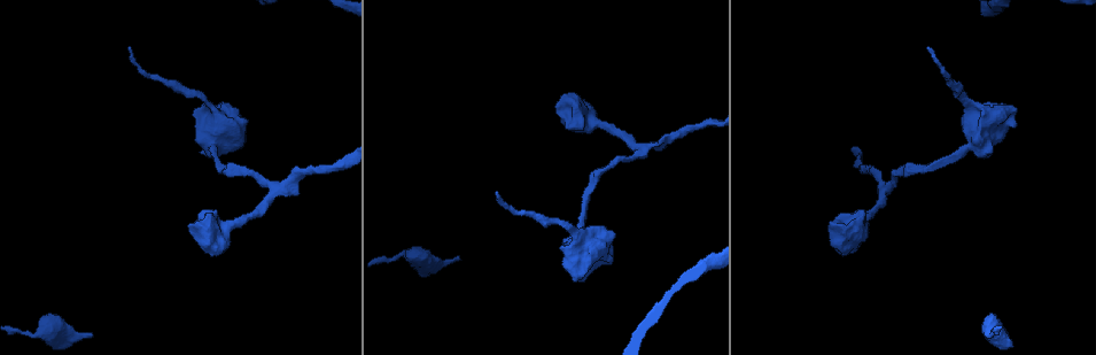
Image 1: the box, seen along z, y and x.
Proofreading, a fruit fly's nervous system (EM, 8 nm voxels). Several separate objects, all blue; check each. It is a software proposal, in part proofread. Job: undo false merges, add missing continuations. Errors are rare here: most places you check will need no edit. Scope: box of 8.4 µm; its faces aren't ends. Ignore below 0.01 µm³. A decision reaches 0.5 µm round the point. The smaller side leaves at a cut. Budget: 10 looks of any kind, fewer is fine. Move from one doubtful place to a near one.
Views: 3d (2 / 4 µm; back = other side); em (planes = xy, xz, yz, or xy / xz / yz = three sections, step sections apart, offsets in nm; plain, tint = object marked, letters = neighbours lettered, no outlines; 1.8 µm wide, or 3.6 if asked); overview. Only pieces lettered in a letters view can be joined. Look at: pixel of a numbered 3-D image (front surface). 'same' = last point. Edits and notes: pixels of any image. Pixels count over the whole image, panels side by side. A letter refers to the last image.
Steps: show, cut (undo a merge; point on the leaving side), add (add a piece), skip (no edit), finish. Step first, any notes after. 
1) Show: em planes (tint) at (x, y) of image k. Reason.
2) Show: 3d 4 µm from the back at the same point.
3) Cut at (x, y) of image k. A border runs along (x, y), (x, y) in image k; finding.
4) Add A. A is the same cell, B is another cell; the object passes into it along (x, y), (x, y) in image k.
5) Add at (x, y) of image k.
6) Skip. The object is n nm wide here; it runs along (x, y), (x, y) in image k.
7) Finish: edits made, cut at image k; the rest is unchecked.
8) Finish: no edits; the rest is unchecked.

Show: 3d 2 µm at (1015, 108) of image 1. An open end.

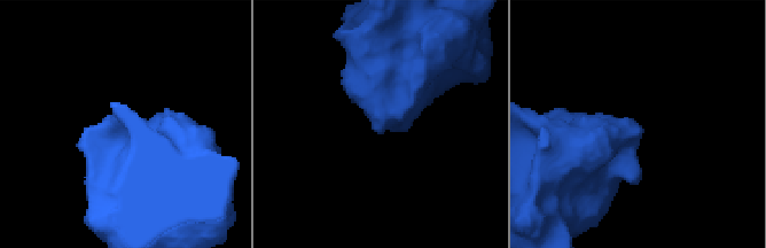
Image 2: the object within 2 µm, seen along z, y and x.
Show: em planes (letters) at (641, 126) of image 2. Now the EM.

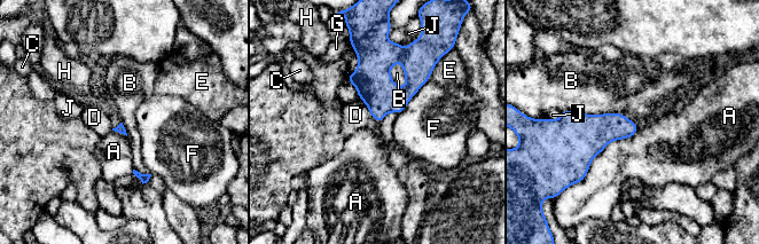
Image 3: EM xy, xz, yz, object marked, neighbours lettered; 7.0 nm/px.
Skip. A, B, C, D, E, F, G, H and J are other cells; a border runs along (562, 111), (621, 113) in image 3; no lettered piece goes on from it.

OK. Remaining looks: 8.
Show: em yz step 8 (plain) at (928, 46) of image 1. End of a long branch.

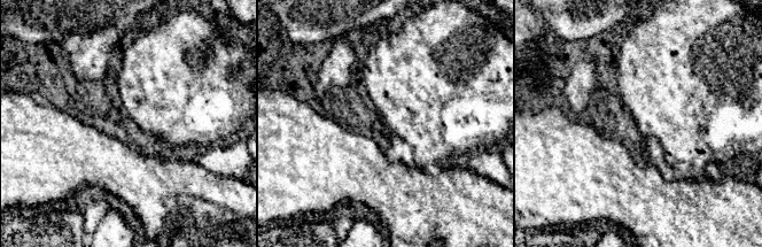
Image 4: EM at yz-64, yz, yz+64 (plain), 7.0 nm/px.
Show: em yz step 8 (letters) at the same point. What lies round it.

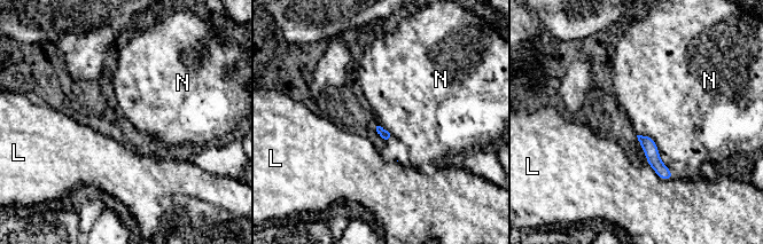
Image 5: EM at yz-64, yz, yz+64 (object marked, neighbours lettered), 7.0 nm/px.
Skip. L and N are other cells; a border runs along (637, 134), (653, 140), (674, 175) in image 5; none of them fits.

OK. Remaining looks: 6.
Show: 3d 4 µm at (189, 225) of image 1. Branch stops here.

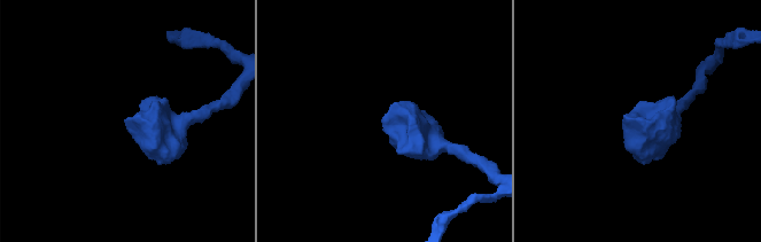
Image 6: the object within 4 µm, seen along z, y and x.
Show: em 3.6 µm yz step 4 (tint) at (132, 118) of image 6. Now the EM.

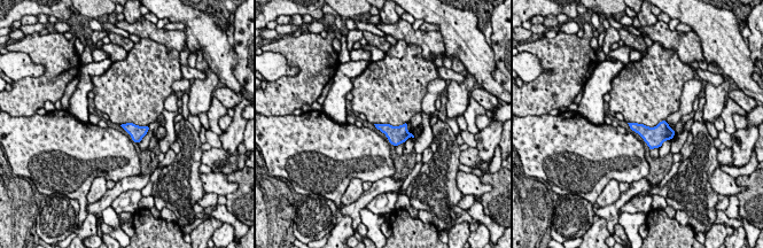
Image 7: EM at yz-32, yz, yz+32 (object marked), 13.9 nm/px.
Show: em 3.6 µm planes (letters) at the same point.

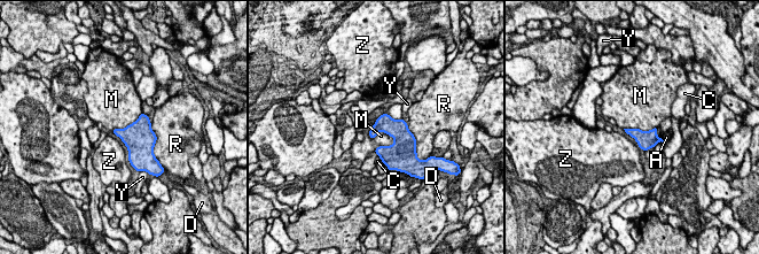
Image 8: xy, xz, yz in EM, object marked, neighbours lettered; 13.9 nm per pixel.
Skip. A, C, D, M, R, Y and Z are other cells; a border runs along (375, 121), (374, 151) in image 8; none of them fits.

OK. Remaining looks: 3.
Show: 3d 2 µm from the back at (459, 258) of image 1. Free end.

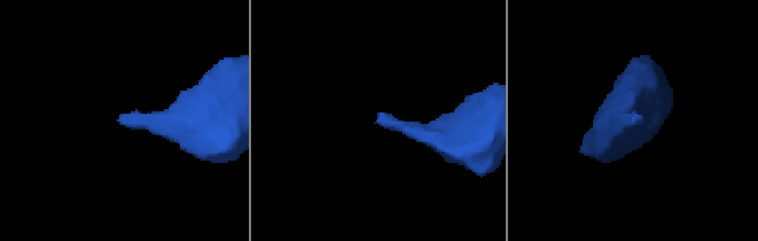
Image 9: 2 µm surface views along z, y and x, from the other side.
Show: em planes (letters) at (124, 116) of image 9.

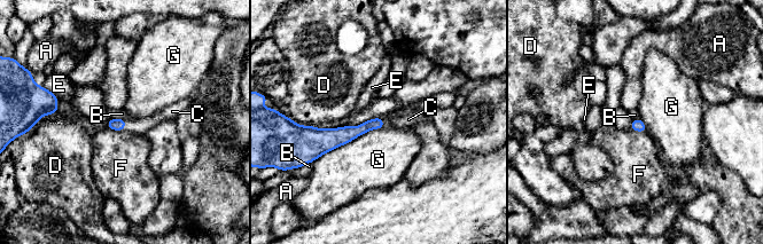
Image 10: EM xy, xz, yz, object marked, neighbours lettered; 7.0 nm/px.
Add C. C is the same cell, A, B, D, E, F and G are other cells; the object passes into it along (113, 124), (125, 124), (140, 126) in image 10; it goes on there.

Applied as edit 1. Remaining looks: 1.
Finish: edits made, add at image 10; the rest is unchecked.

